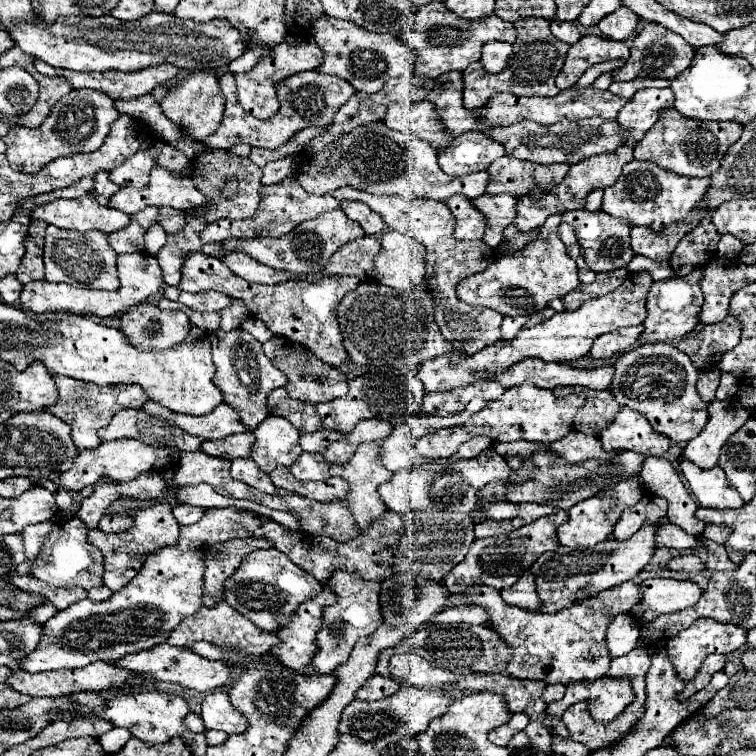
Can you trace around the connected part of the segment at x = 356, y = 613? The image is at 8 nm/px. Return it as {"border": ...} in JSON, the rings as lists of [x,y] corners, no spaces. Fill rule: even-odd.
{"border":[[[334,570],[328,578],[330,590],[336,594],[336,604],[322,610],[322,630],[318,632],[318,654],[314,656],[314,668],[318,674],[332,674],[338,664],[348,660],[358,638],[372,634],[382,624],[380,612],[380,582],[362,580],[356,572]]]}

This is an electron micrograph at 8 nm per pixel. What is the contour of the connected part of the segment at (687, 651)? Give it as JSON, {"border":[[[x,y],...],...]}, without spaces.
{"border":[[[696,620],[696,624],[692,624],[684,632],[680,632],[676,638],[668,640],[668,654],[670,654],[670,660],[672,660],[678,676],[684,682],[690,682],[696,676],[696,672],[700,670],[700,666],[708,654],[730,654],[730,652],[738,650],[744,644],[744,640],[746,640],[744,628],[736,628],[734,624],[720,624],[716,620]]]}

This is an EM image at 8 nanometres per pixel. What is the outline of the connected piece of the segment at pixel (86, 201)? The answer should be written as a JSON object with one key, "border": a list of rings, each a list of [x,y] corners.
{"border":[[[86,194],[76,200],[54,200],[48,202],[36,212],[32,212],[36,220],[44,220],[56,228],[64,230],[78,230],[78,232],[88,232],[88,230],[100,230],[104,234],[118,232],[128,226],[130,216],[112,210],[108,206],[100,206],[94,196]]]}

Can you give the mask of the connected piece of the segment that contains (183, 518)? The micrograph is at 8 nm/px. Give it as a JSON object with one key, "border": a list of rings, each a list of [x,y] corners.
{"border":[[[178,504],[178,506],[174,506],[172,512],[174,512],[174,518],[176,518],[178,526],[188,526],[188,524],[198,522],[204,516],[206,510],[190,506],[190,504]]]}

